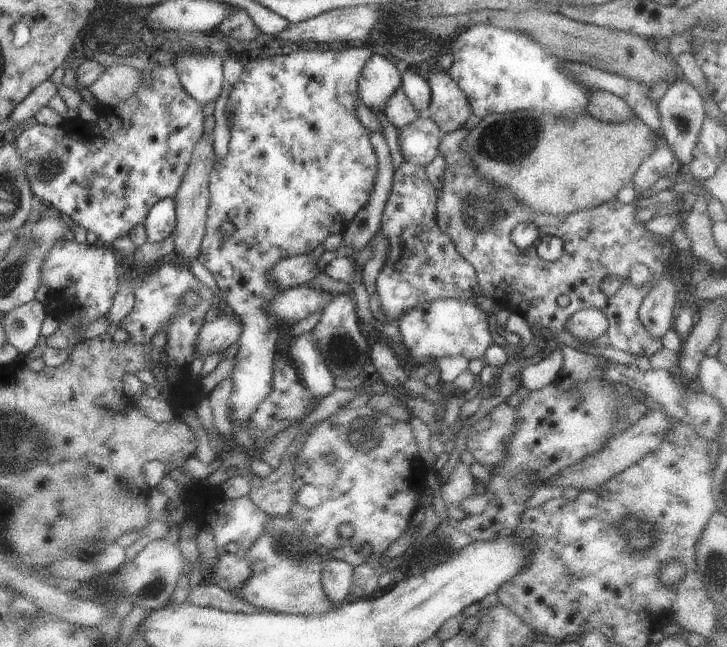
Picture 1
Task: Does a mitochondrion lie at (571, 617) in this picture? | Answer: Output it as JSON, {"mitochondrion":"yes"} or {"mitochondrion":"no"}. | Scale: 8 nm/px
{"mitochondrion":"no"}

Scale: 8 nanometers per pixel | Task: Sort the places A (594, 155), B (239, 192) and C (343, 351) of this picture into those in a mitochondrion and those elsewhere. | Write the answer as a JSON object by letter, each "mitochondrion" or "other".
{"A":"other","B":"other","C":"mitochondrion"}

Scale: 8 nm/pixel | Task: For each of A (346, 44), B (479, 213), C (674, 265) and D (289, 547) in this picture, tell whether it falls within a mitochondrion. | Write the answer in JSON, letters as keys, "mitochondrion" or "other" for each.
{"A":"other","B":"mitochondrion","C":"other","D":"mitochondrion"}

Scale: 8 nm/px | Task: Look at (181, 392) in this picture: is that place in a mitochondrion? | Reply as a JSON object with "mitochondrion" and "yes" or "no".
{"mitochondrion":"no"}

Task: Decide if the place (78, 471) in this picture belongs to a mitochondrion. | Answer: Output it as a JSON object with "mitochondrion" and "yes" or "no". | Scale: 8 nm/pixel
{"mitochondrion":"no"}

